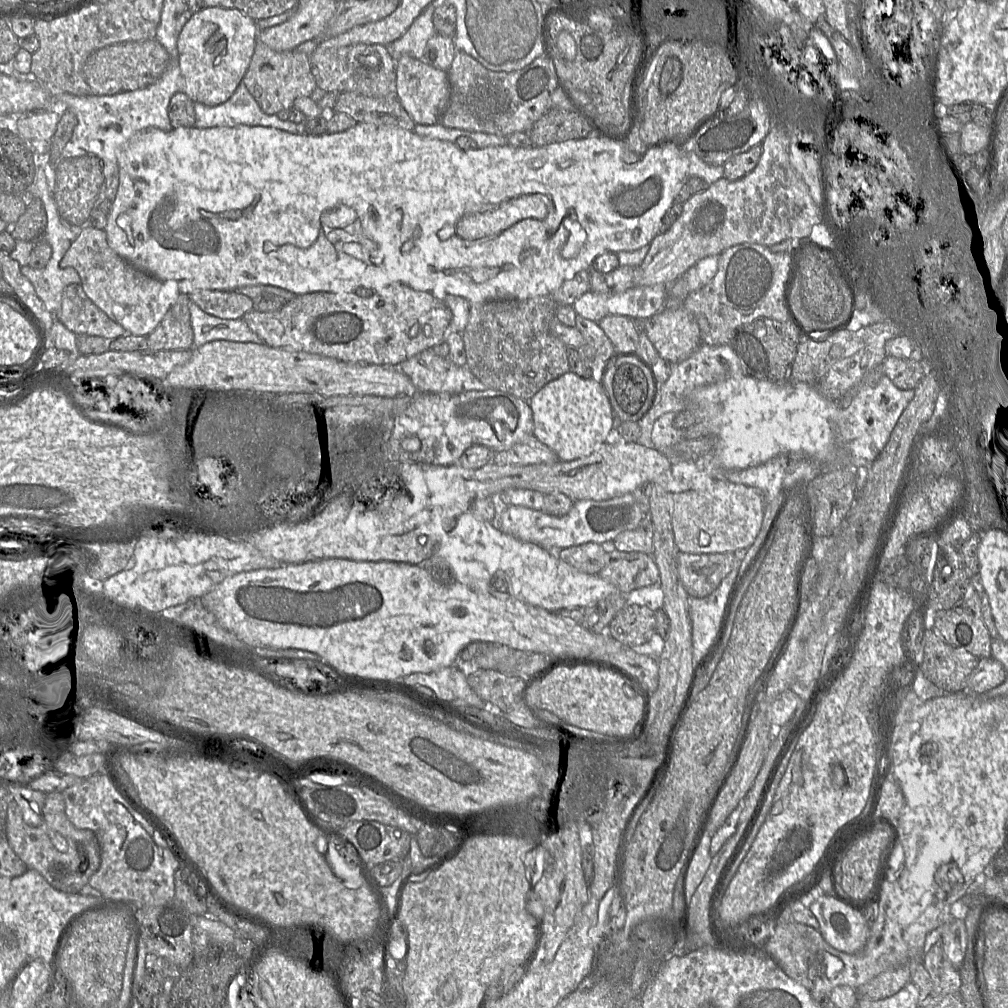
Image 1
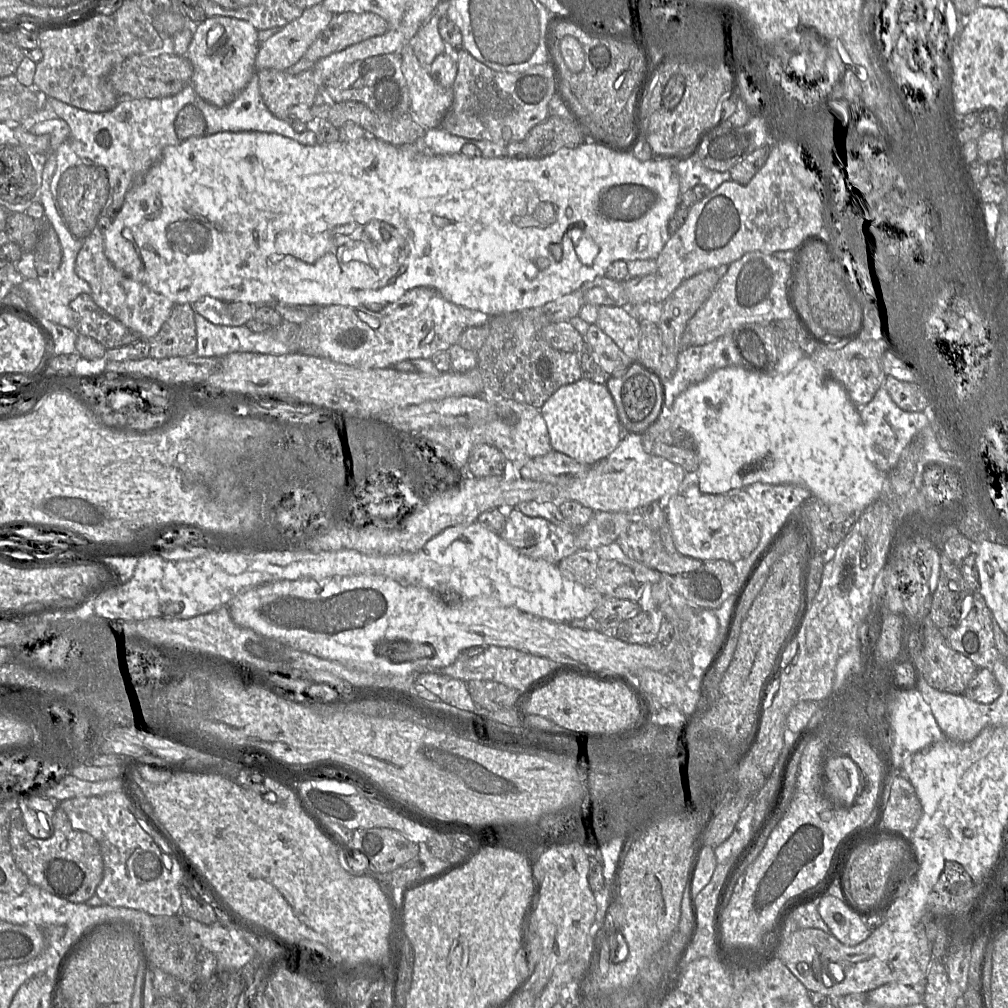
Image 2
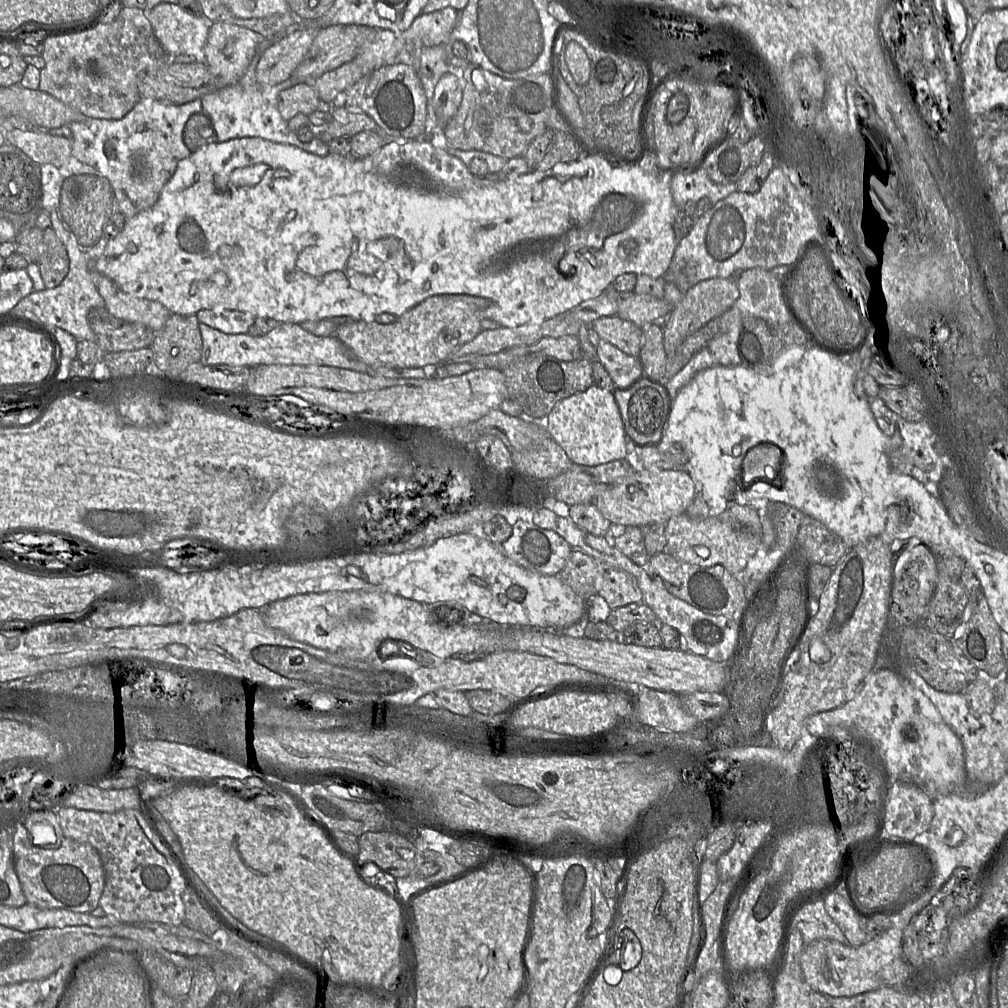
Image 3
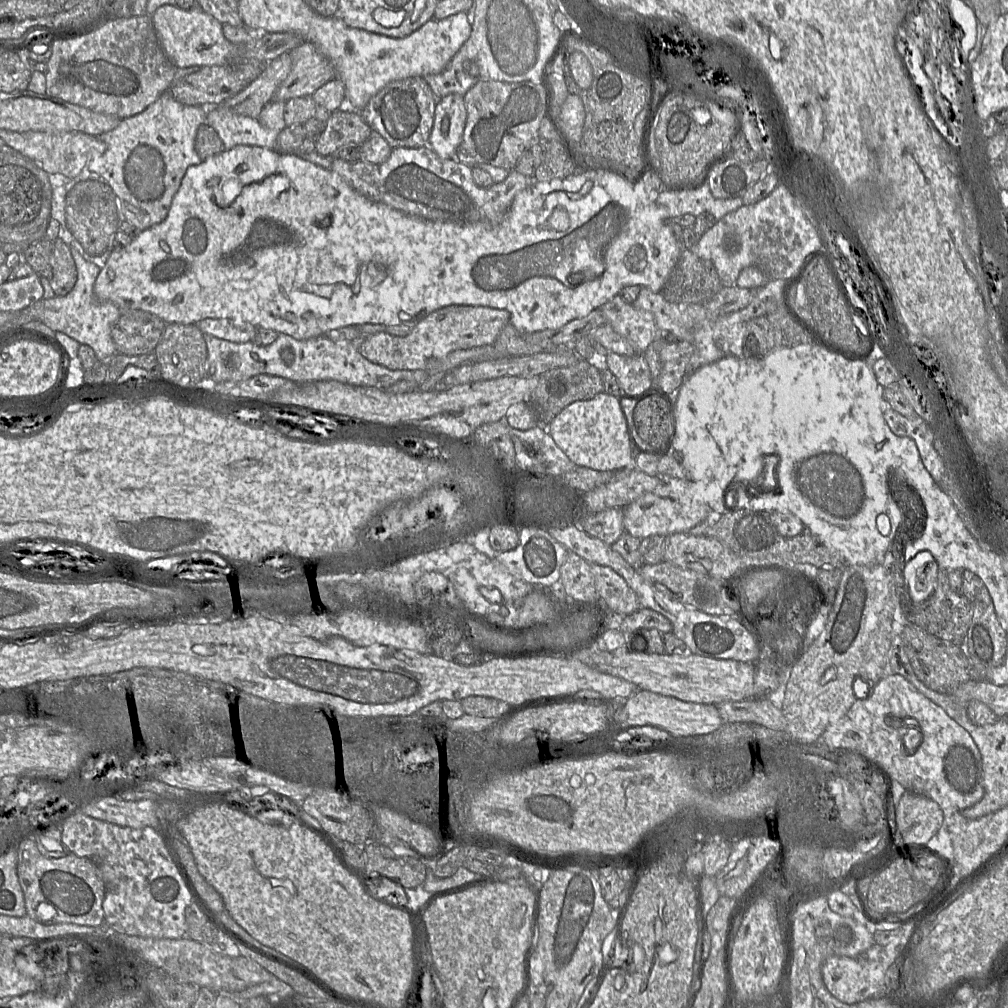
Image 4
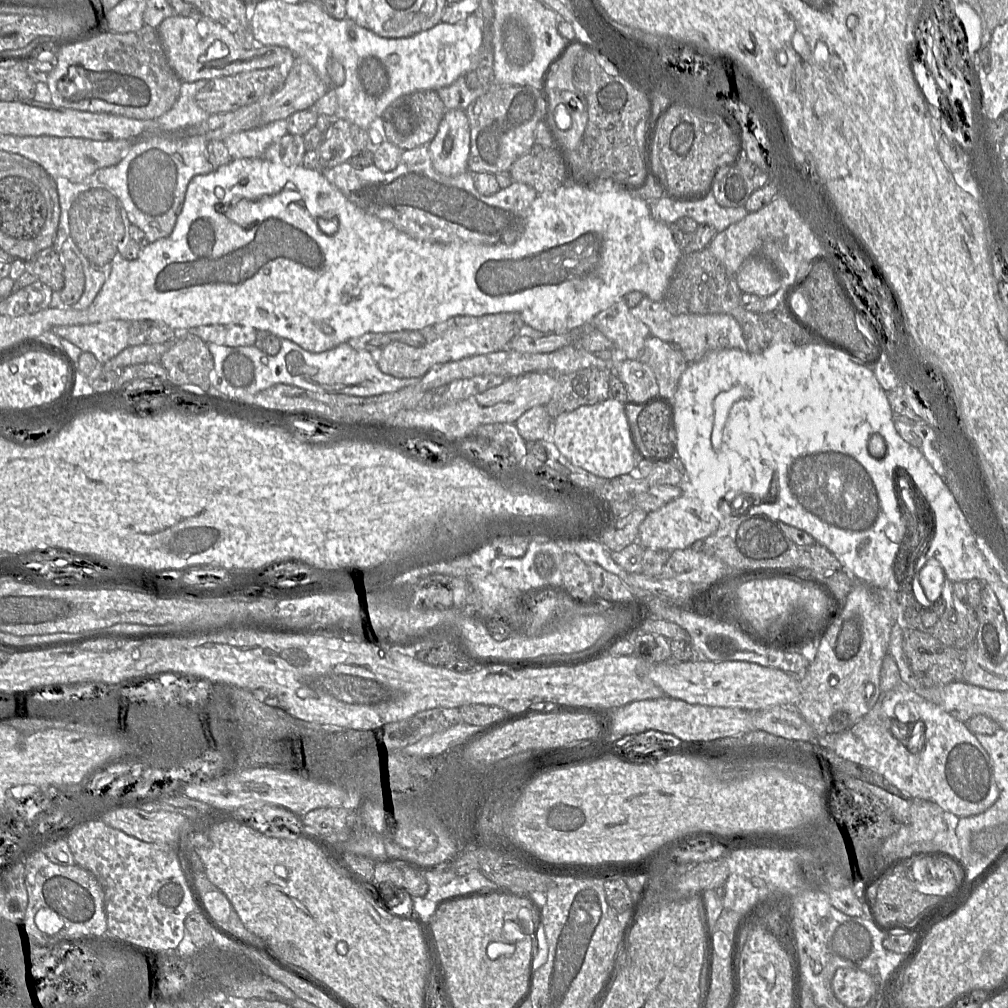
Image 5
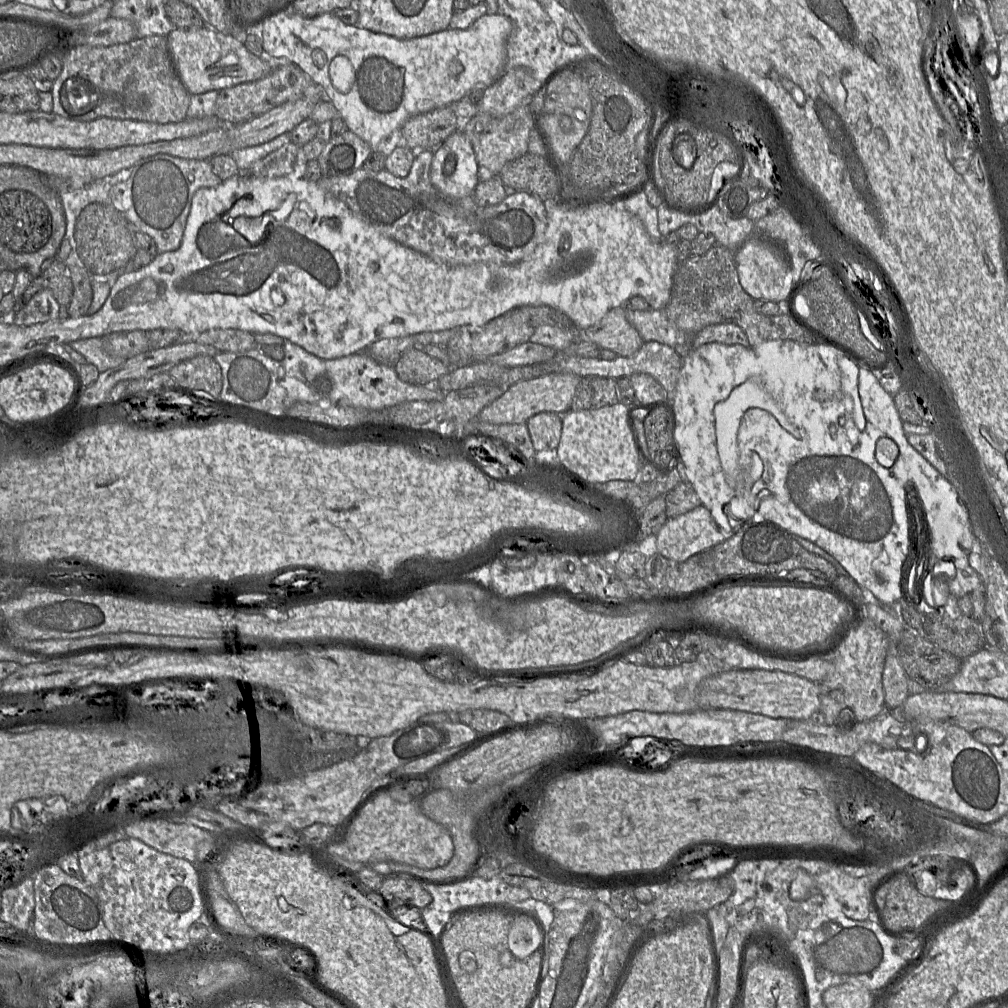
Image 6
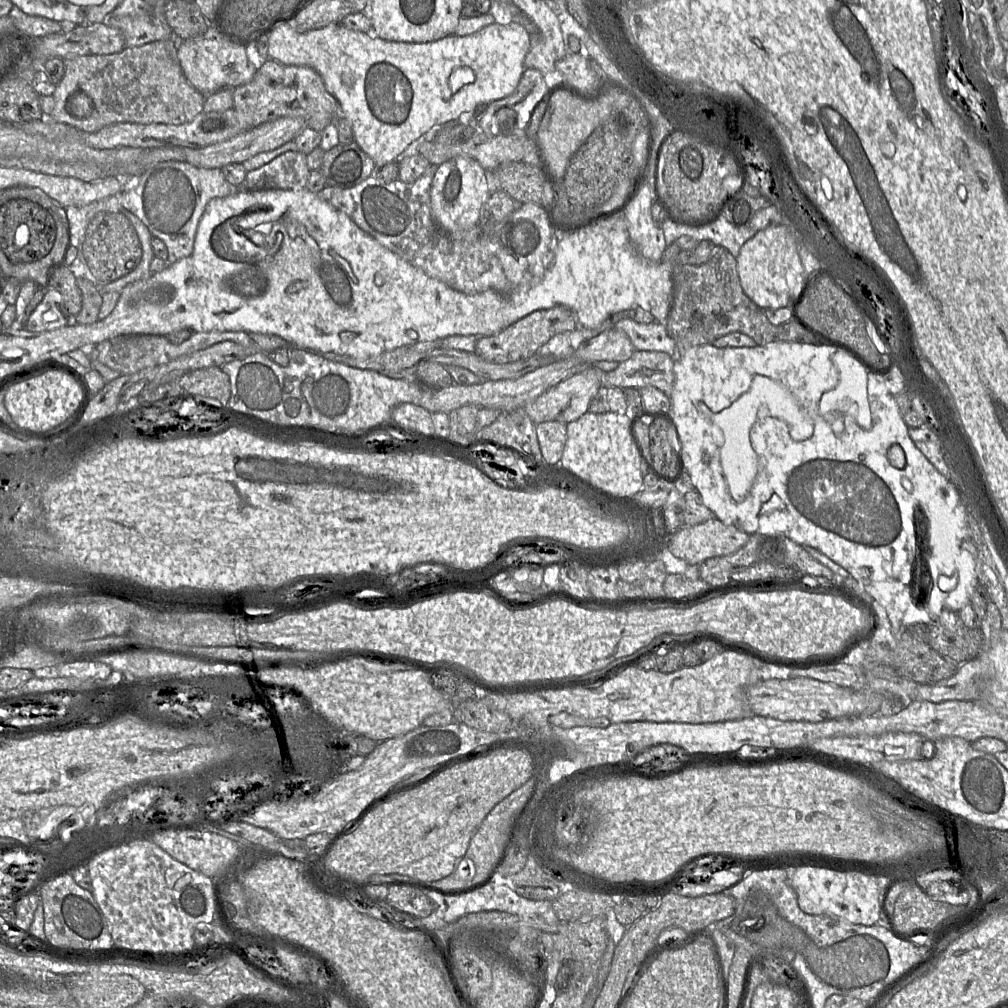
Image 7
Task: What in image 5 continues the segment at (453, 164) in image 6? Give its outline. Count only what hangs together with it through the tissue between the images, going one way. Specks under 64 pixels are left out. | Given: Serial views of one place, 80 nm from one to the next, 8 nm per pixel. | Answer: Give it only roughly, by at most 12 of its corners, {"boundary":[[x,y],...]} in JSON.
{"boundary":[[447,110],[428,148],[438,173],[468,171],[466,111]]}

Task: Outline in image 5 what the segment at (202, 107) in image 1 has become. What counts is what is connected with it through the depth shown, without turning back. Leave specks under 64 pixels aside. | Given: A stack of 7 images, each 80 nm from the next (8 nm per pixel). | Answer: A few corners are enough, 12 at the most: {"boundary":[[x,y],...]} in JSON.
{"boundary":[[282,119],[231,134],[232,159],[262,157],[287,133]]}

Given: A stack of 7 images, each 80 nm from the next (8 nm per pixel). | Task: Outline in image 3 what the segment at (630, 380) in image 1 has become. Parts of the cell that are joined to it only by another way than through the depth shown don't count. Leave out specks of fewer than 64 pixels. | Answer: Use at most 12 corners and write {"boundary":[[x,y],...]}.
{"boundary":[[643,376],[615,388],[637,446],[661,442],[671,412],[666,388]]}

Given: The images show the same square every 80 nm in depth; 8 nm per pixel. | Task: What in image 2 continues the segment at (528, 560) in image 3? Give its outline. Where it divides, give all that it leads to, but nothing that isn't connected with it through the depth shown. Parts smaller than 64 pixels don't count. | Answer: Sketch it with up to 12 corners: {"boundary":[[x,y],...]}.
{"boundary":[[499,507],[499,533],[523,555],[558,564],[579,550],[611,546],[634,518],[594,511],[564,530]]}

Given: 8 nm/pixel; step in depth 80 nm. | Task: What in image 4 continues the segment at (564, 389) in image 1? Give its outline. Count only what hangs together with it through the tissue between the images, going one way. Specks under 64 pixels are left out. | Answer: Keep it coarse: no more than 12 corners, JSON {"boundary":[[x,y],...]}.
{"boundary":[[605,391],[548,424],[572,462],[631,467],[639,453],[619,398]]}

